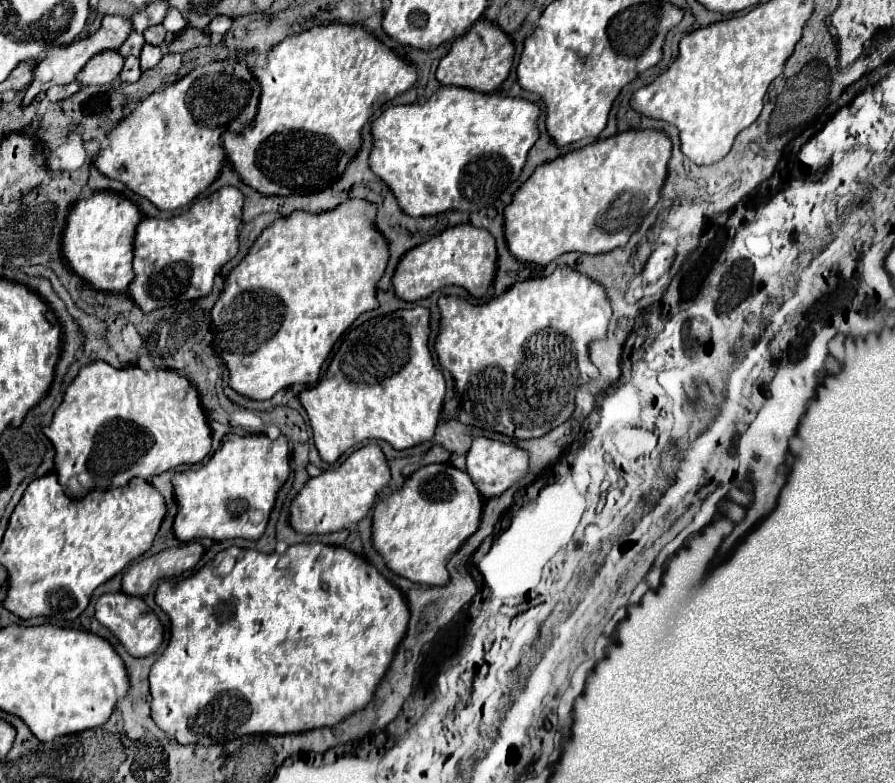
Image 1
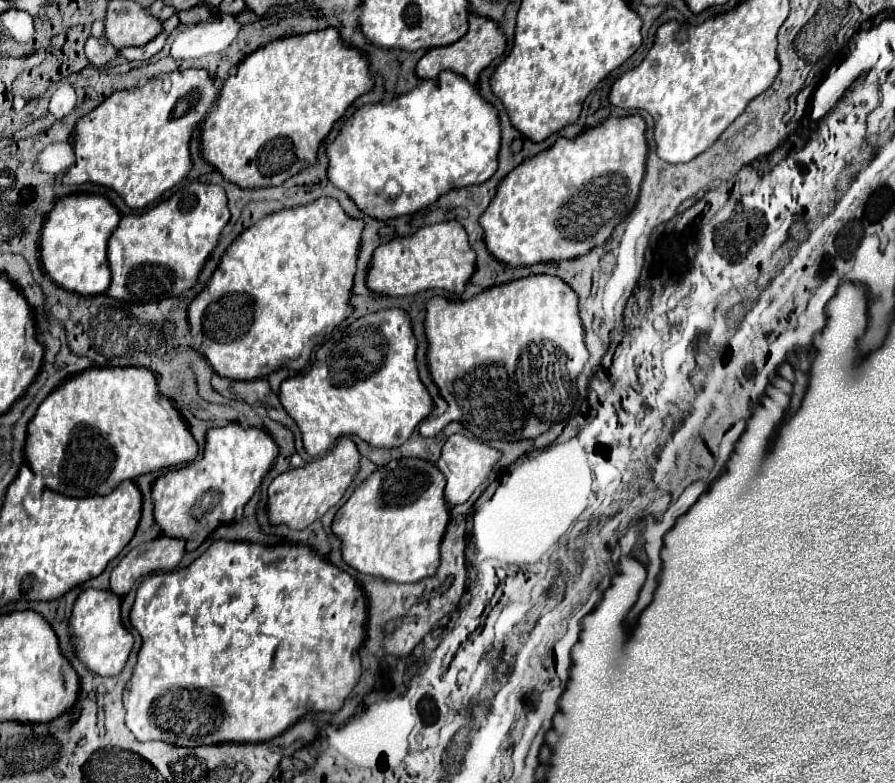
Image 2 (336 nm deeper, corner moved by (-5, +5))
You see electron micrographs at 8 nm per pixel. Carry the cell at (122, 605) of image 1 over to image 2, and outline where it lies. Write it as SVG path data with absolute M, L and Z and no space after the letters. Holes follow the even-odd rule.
M97 588L83 590L73 604L73 612L69 618L69 634L75 640L75 656L83 662L87 670L97 676L117 676L123 670L127 656L133 648L133 636L121 624L119 606L119 596L115 596L111 590Z

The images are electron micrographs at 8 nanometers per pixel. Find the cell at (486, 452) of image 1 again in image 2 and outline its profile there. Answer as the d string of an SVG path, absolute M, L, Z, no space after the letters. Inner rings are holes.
M453 434L447 438L447 442L443 444L441 450L441 458L435 462L437 468L445 474L447 478L447 486L445 486L445 500L449 506L457 506L469 500L469 496L475 492L475 488L487 480L487 476L491 474L493 466L497 464L497 460L501 458L501 452L495 448L485 446L479 440L469 440L463 434Z

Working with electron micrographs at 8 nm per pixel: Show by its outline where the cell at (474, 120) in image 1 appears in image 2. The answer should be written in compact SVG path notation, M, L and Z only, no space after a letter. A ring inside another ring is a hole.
M441 72L435 80L419 80L419 84L389 102L361 106L341 128L337 138L327 144L327 176L349 194L351 202L365 214L377 220L387 220L403 214L419 212L453 188L481 184L497 170L501 128L497 112L487 104L477 90L461 76Z

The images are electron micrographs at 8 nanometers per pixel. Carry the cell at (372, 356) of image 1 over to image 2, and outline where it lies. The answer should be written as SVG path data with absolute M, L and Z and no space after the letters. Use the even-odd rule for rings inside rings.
M399 308L367 314L343 330L335 330L333 336L315 352L311 368L283 380L279 388L279 400L287 414L297 422L307 454L317 456L329 450L337 438L351 434L377 448L395 448L407 442L417 424L421 424L433 408L433 400L419 380L415 352L417 340L411 330L411 320Z

